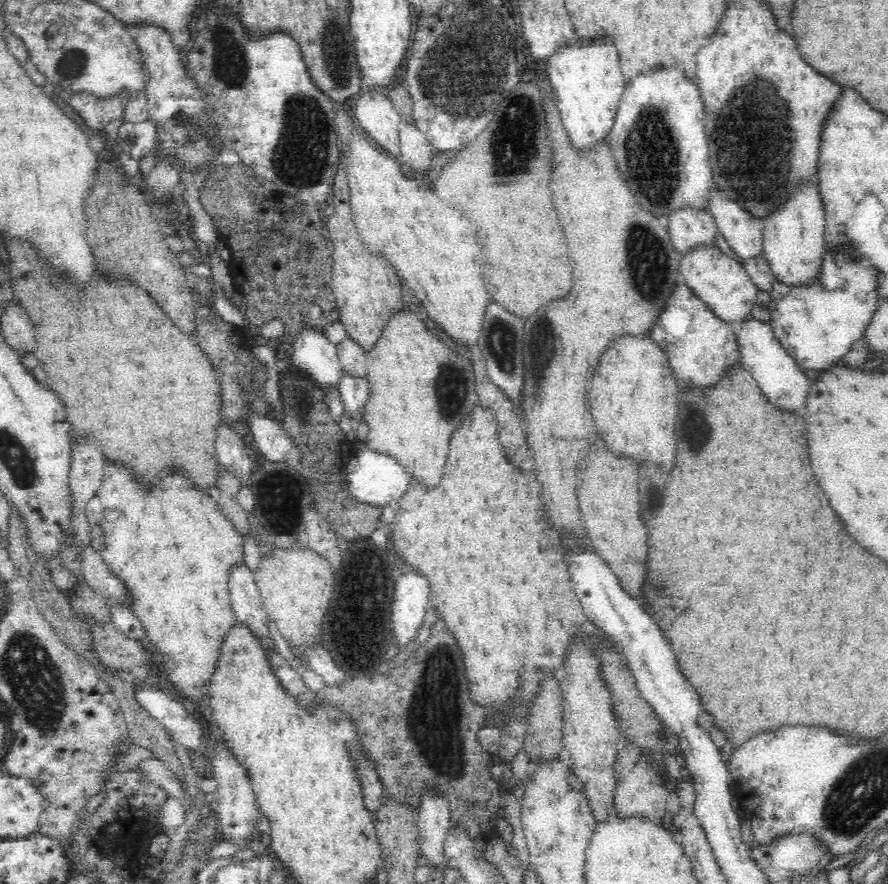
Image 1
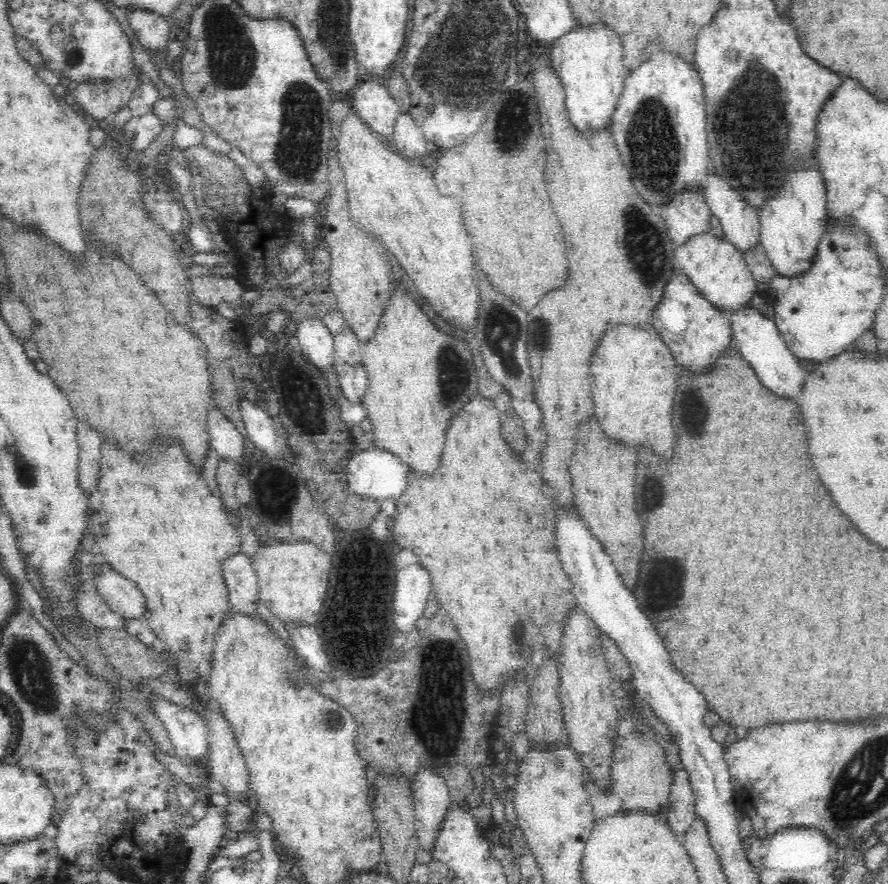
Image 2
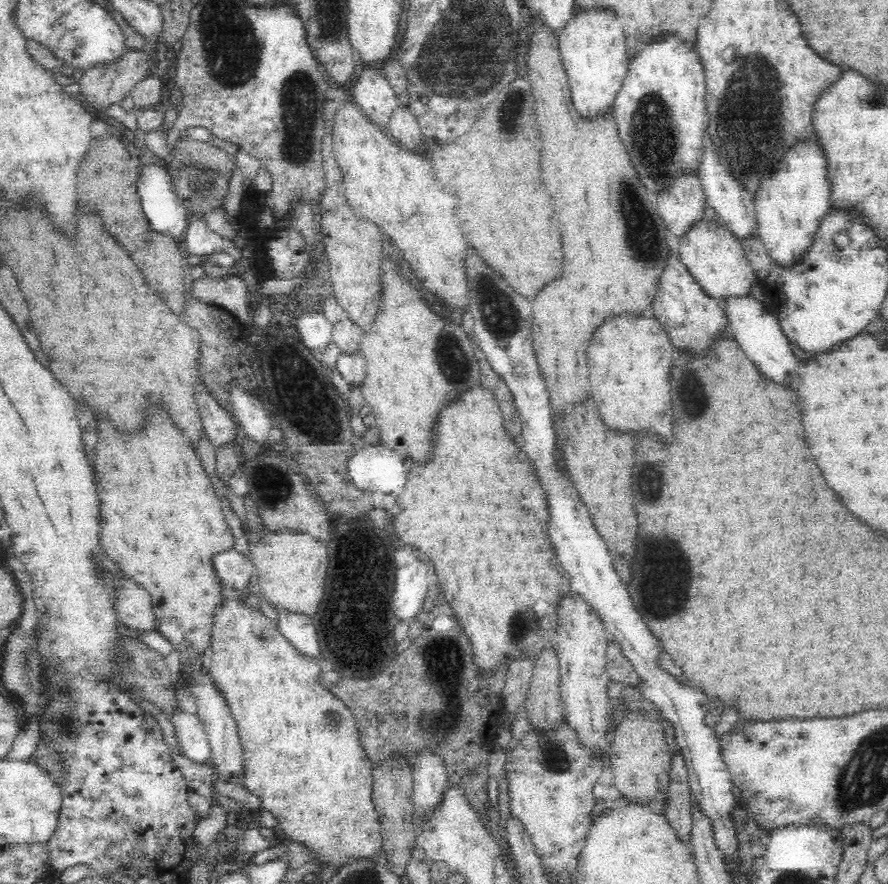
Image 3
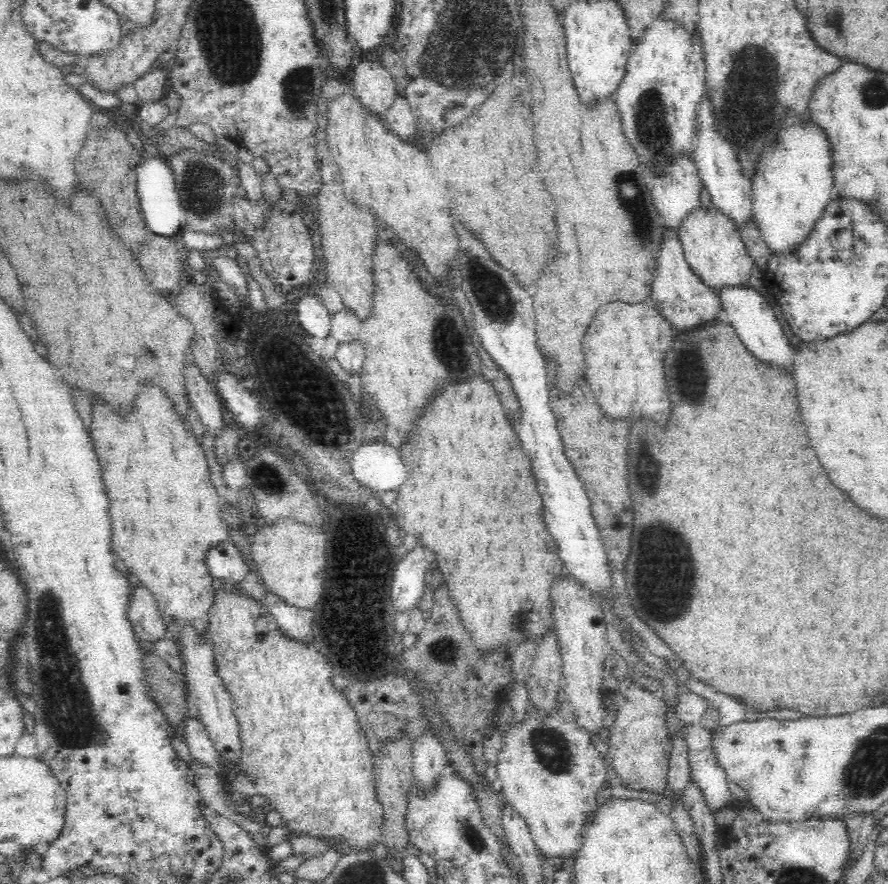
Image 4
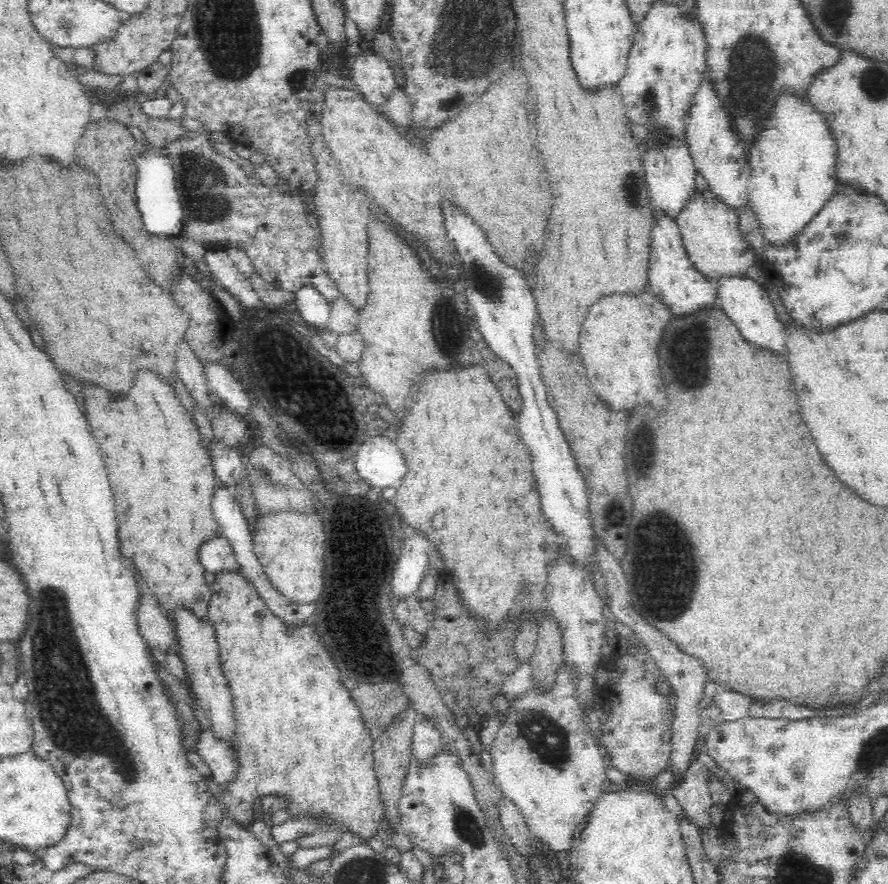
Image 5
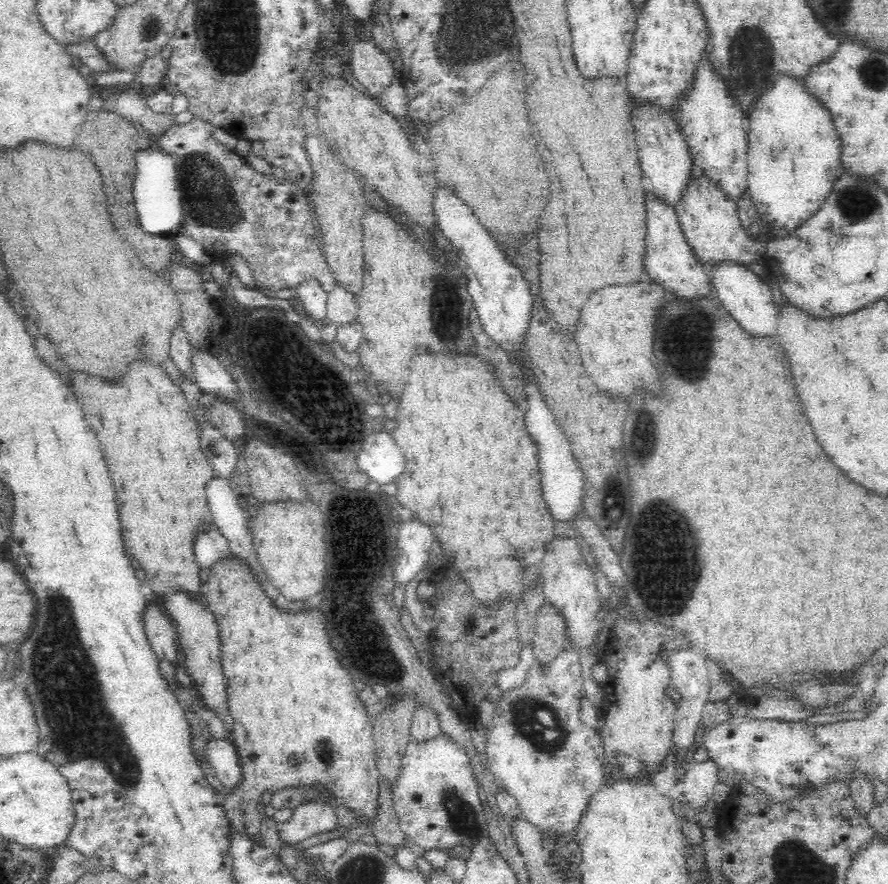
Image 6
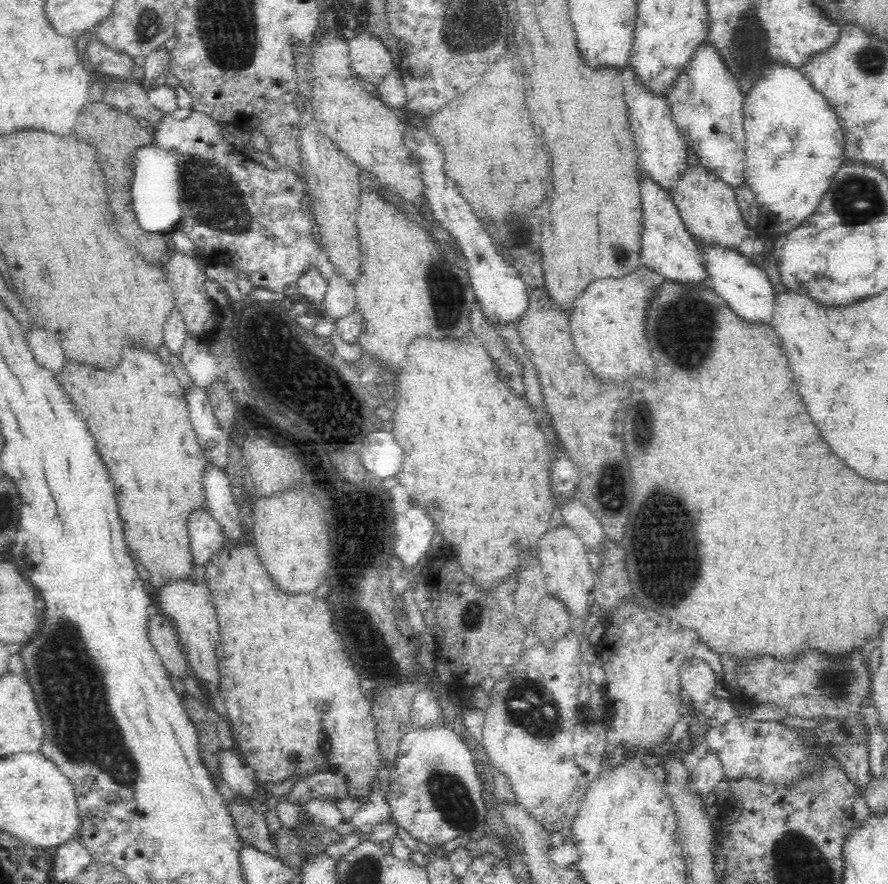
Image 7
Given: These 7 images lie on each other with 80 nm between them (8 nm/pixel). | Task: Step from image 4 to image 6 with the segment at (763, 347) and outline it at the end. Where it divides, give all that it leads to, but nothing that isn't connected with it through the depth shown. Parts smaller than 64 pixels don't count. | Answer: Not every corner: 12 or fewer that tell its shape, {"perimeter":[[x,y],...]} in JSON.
{"perimeter":[[735,260],[708,268],[716,298],[754,335],[776,337],[771,283]]}

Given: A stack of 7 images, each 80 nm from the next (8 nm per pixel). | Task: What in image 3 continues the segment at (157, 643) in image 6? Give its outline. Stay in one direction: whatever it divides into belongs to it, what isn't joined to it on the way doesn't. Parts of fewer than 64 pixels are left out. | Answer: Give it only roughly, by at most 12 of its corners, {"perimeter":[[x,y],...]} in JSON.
{"perimeter":[[114,576],[116,613],[138,634],[158,633],[150,593]]}

